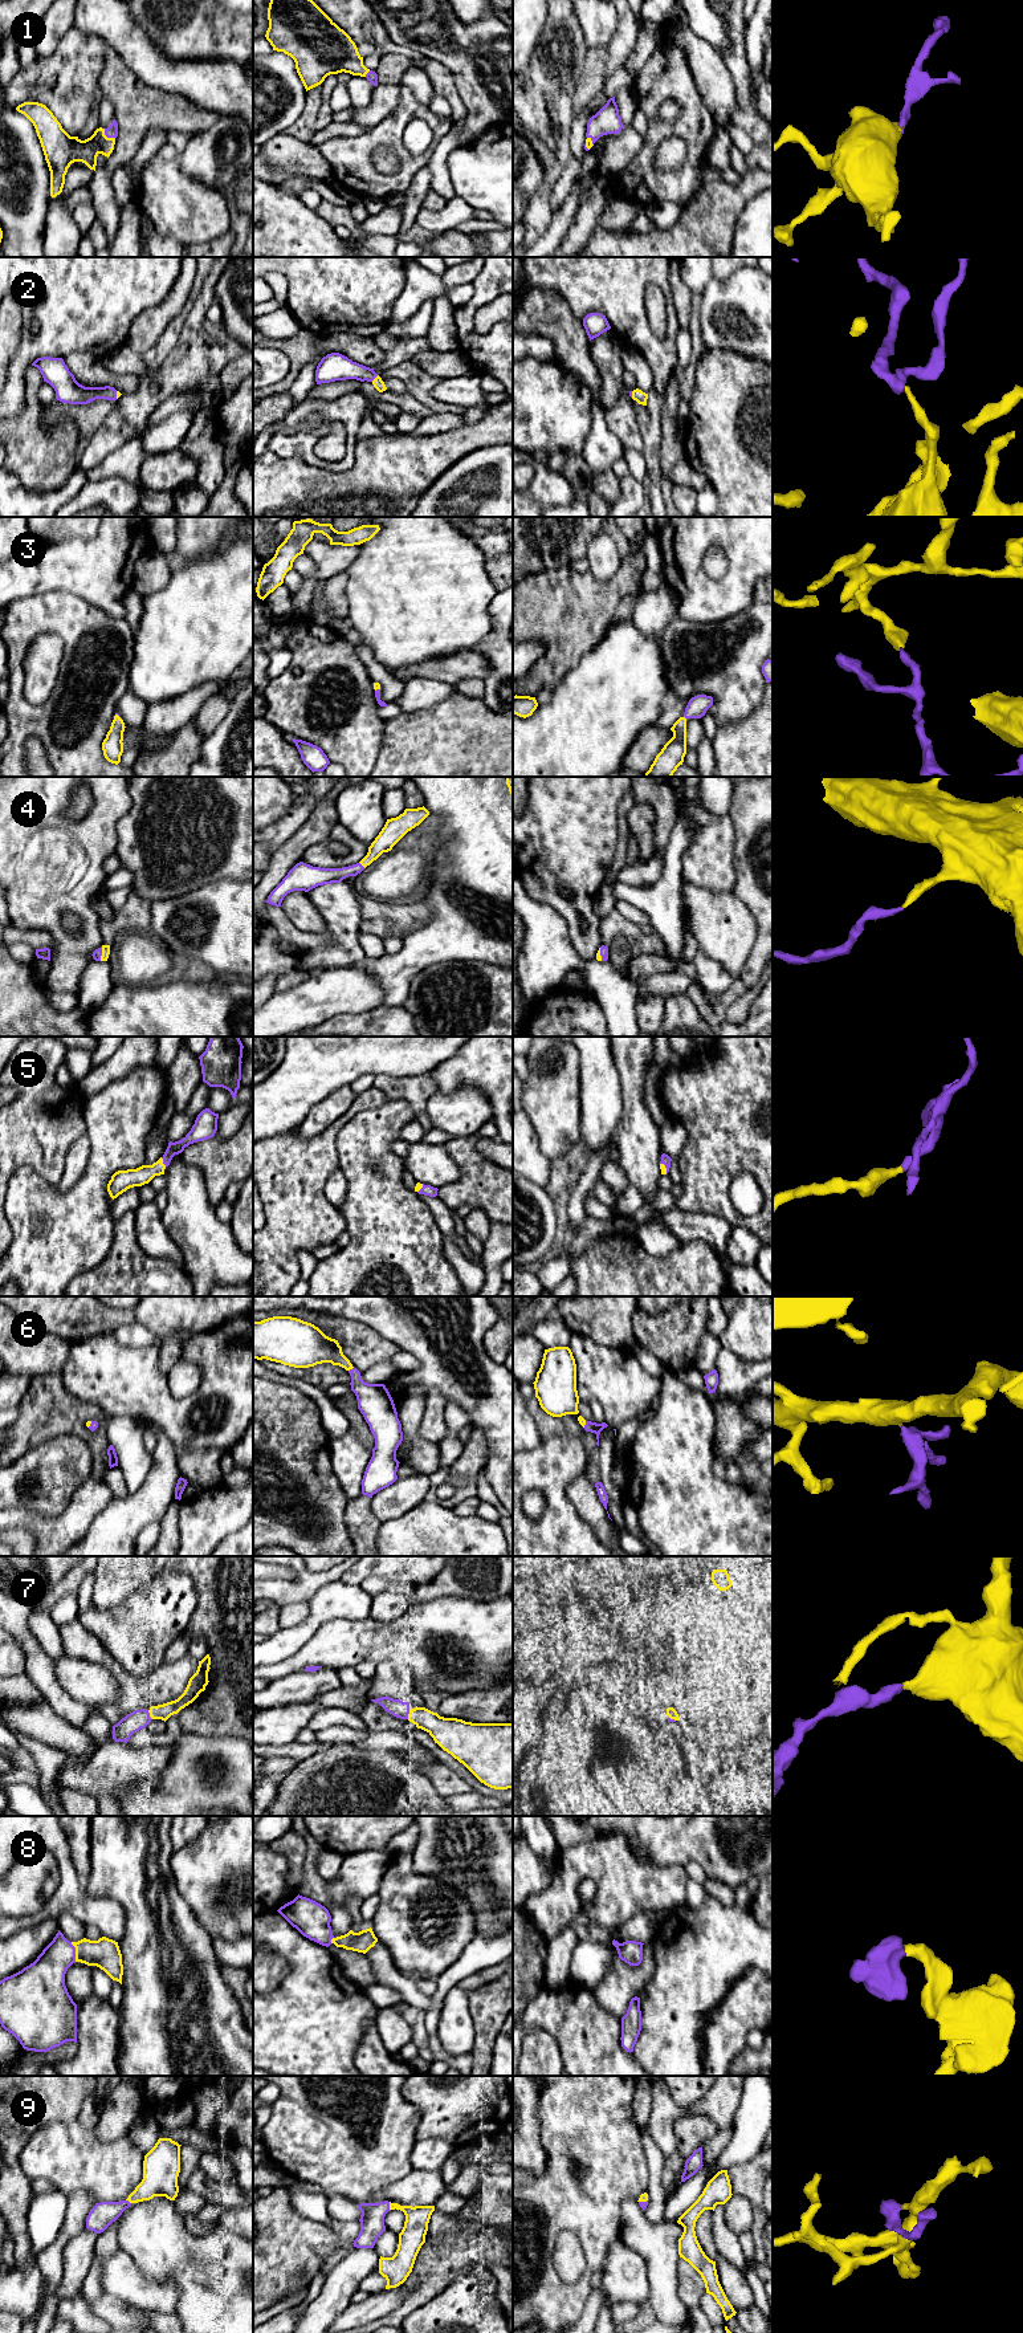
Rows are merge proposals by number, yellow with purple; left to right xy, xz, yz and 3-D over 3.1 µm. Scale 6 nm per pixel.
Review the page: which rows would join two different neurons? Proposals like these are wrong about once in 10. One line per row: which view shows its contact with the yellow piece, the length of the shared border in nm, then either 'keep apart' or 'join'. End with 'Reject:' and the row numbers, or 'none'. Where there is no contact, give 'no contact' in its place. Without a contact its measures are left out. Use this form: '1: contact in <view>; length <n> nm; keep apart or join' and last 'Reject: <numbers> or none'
1: contact in xy; length 90 nm; join
2: contact in xz; length 60 nm; join
3: contact in xz; length 40 nm; join
4: contact in xz; length 50 nm; join
5: contact in xy; length 70 nm; join
6: contact in xz; length 40 nm; join
7: contact in xz; length 60 nm; join
8: contact in xy; length 120 nm; join
9: contact in xz; length 50 nm; join
Reject: none

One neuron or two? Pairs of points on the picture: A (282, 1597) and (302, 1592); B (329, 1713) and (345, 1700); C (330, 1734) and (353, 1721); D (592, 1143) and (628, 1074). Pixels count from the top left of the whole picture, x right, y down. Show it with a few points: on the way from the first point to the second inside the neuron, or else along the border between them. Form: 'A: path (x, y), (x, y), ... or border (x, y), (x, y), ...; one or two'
A: path (288, 1592), (297, 1592); one
B: border (322, 1705), (350, 1709), (353, 1711); two
C: border (366, 1729), (329, 1726), (316, 1733); two
D: border (612, 1058), (622, 1092), (622, 1115), (619, 1119); two

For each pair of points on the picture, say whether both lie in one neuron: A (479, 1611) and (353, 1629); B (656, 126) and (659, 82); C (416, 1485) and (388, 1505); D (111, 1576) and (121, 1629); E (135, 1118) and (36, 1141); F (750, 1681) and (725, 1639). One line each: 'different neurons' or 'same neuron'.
A: same neuron
B: same neuron
C: same neuron
D: different neurons
E: different neurons
F: same neuron

